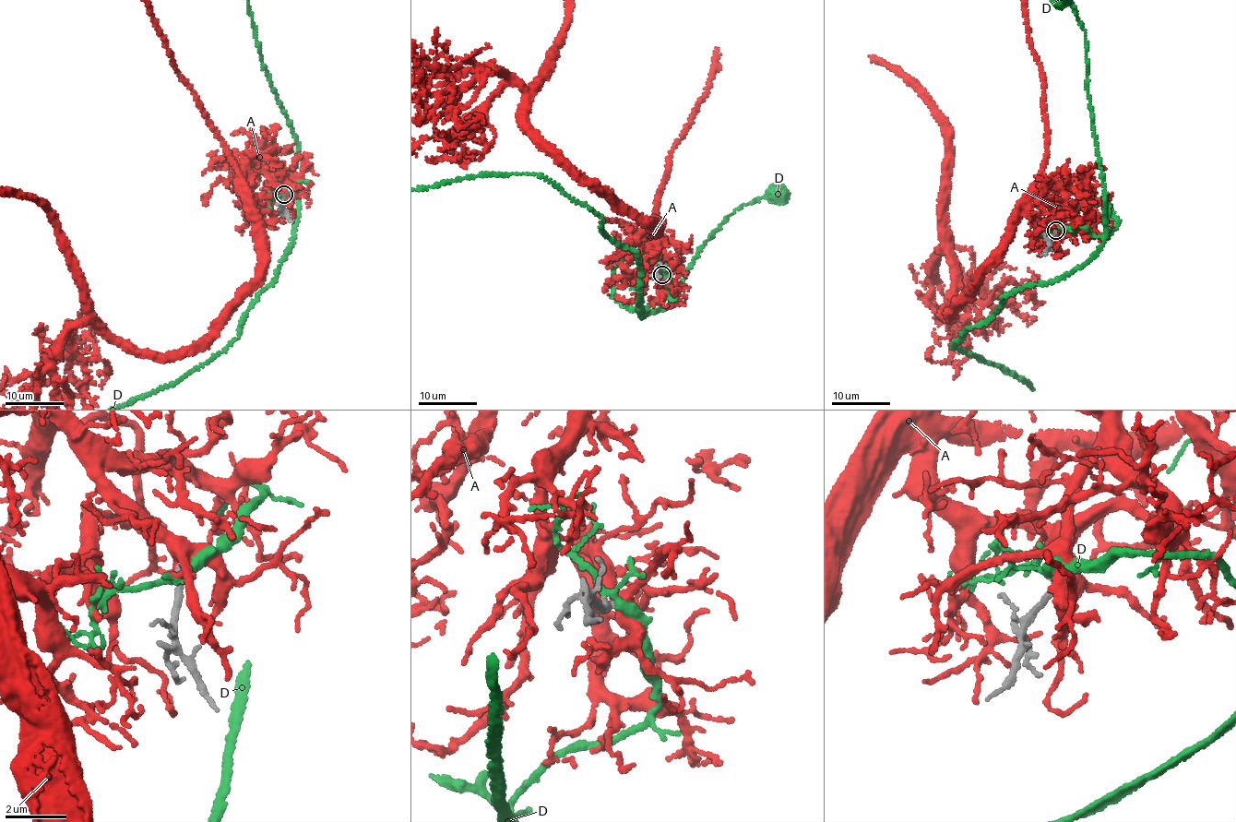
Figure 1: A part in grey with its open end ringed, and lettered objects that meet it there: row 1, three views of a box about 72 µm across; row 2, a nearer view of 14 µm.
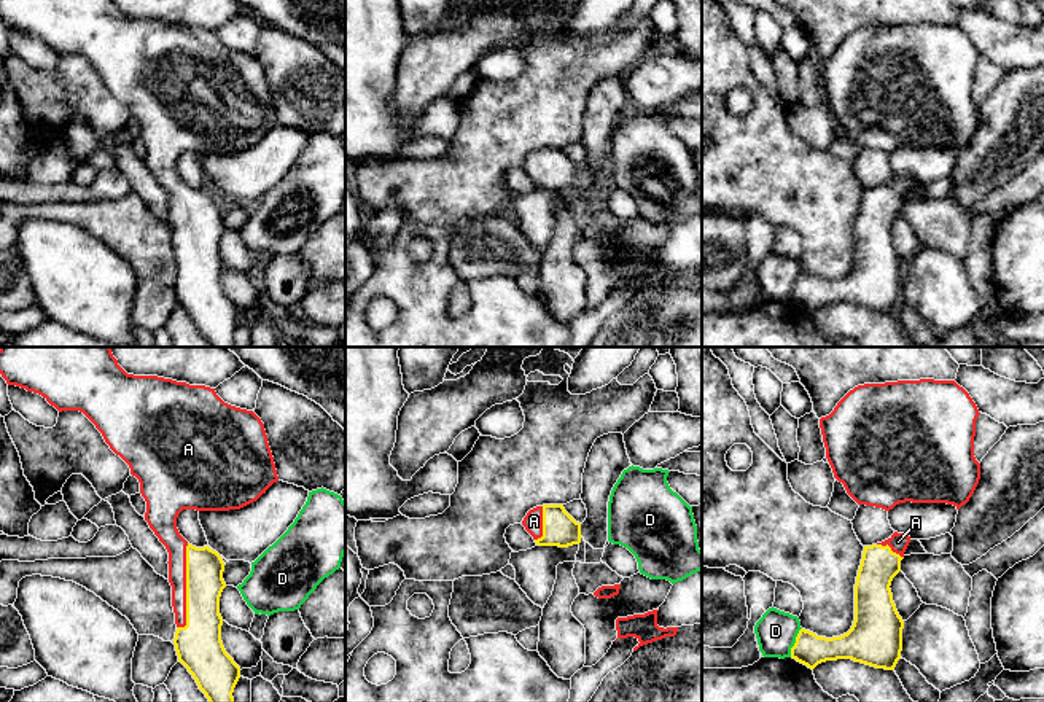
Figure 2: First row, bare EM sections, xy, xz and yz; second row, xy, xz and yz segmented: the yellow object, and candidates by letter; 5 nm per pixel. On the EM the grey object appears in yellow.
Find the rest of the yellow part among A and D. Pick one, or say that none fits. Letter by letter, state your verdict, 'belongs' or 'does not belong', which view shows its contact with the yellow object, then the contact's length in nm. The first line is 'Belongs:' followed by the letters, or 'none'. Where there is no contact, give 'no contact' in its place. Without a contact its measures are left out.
Belongs: A
A: belongs; meets yellow in xy; contact 440 nm long
D: does not belong; meets yellow in yz; contact 160 nm long

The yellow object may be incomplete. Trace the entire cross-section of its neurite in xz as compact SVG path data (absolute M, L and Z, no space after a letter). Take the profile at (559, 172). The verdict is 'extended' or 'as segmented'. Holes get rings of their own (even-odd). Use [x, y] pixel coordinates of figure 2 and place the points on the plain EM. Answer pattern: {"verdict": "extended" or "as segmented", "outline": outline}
{"verdict": "extended", "outline": "M543 148L530 153L522 164L538 189L568 191L581 186L581 167L563 148Z"}

